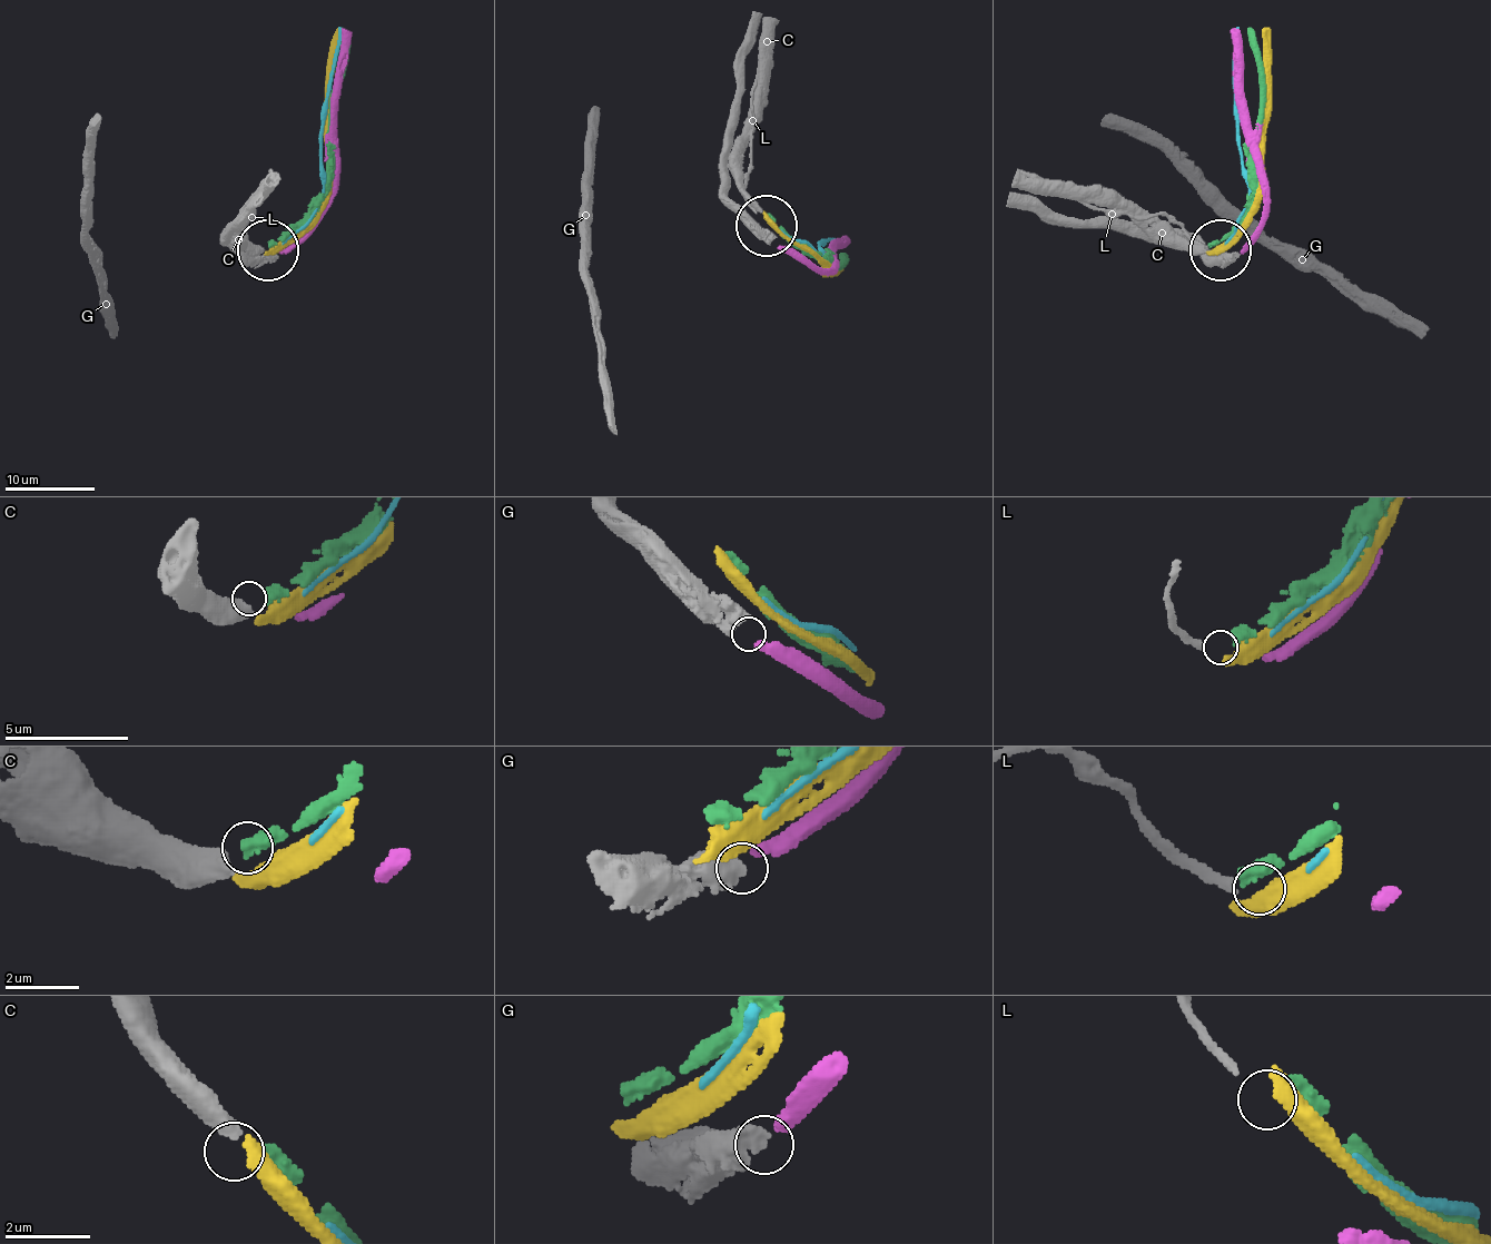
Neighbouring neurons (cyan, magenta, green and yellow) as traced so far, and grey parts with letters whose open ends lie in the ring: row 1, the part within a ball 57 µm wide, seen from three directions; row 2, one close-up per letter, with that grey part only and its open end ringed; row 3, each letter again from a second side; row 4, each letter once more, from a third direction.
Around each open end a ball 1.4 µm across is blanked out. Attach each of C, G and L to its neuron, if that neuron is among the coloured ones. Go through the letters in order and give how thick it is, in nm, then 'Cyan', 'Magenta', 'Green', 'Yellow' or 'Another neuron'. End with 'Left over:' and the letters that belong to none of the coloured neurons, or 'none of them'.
C: Thickness 550 nm. Green
G: Thickness 480 nm. Magenta
L: Thickness 200 nm. Another neuron
Left over: L

